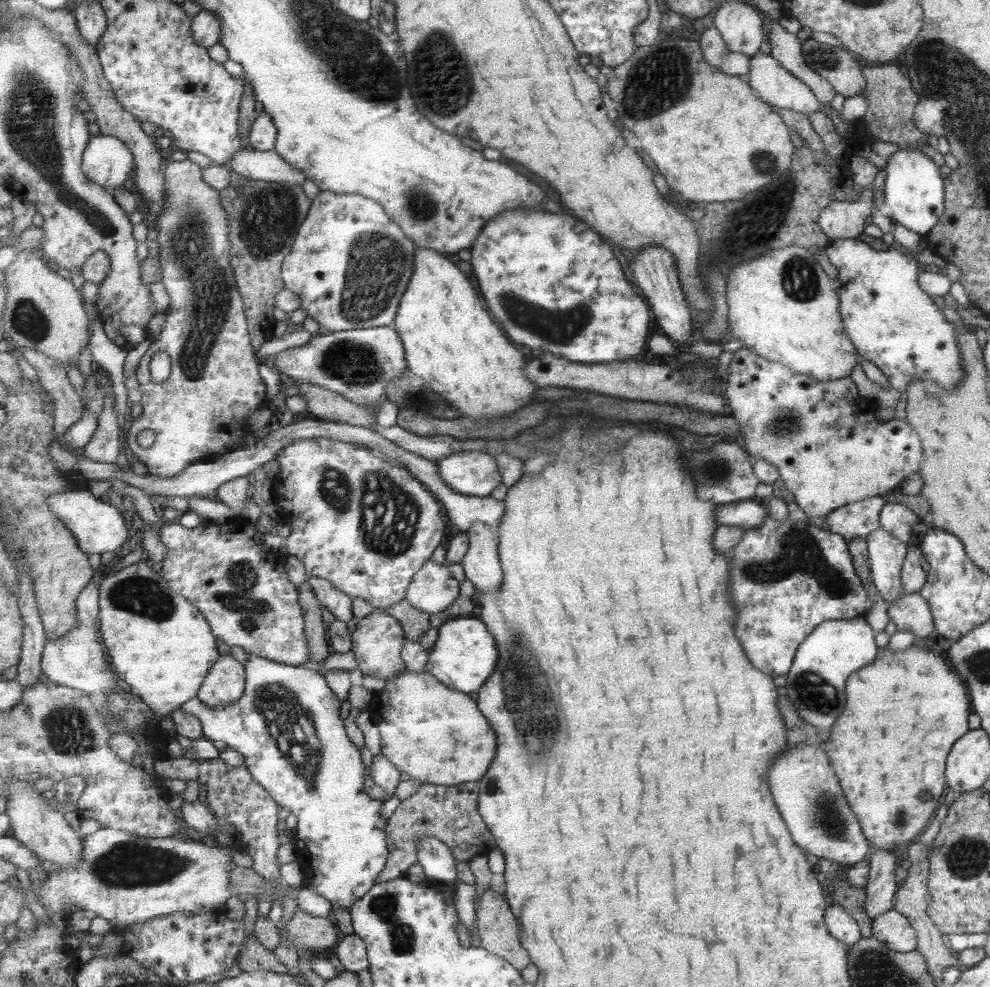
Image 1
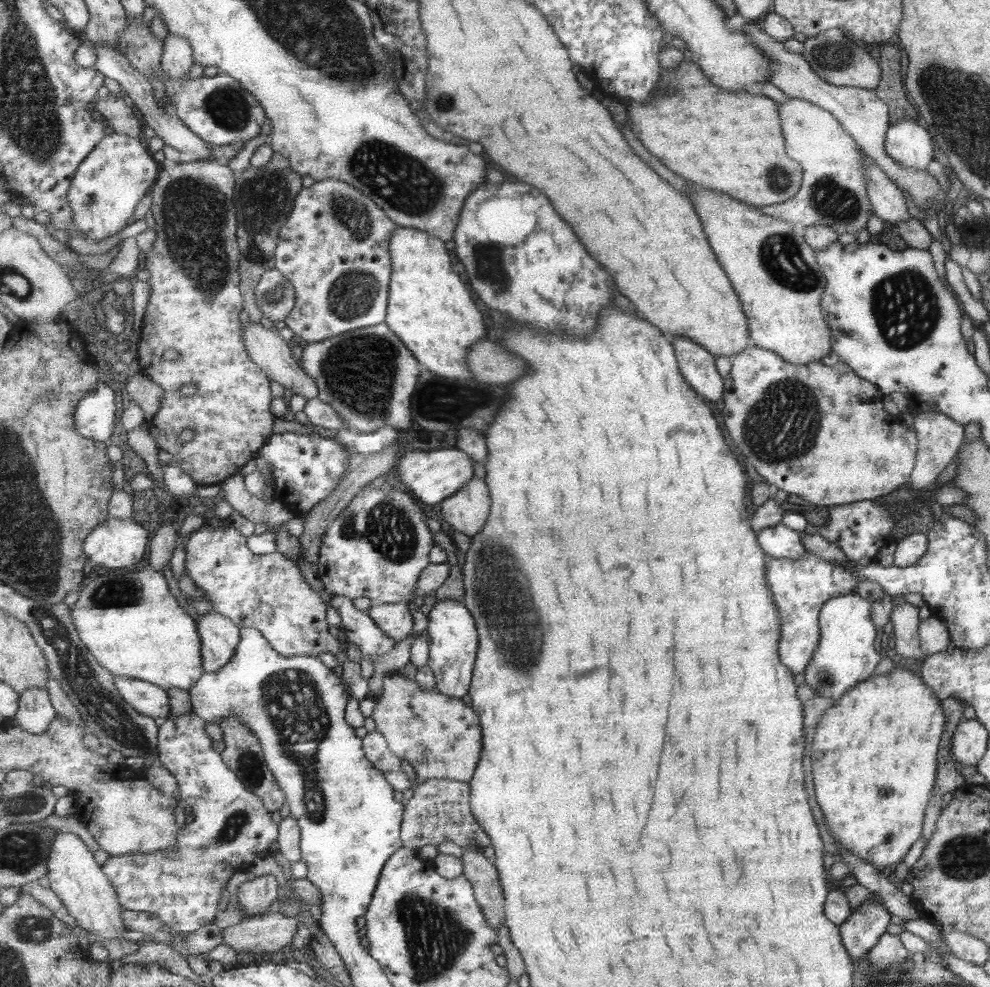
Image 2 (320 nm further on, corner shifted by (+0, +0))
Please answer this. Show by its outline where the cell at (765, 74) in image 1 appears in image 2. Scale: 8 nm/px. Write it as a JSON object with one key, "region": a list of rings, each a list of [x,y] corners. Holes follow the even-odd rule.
{"region":[[[788,97],[787,102],[781,102],[778,106],[784,150],[789,158],[804,167],[804,180],[800,182],[795,196],[788,201],[761,206],[757,210],[760,210],[761,214],[771,215],[771,218],[802,229],[820,225],[832,228],[837,232],[837,236],[857,236],[859,231],[865,229],[872,216],[860,147],[829,111],[801,98]]]}

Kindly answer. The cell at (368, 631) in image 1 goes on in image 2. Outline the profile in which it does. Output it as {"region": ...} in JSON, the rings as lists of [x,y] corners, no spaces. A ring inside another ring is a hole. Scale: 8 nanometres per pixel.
{"region":[[[407,601],[373,604],[368,613],[394,641],[405,640],[413,632],[413,612]]]}

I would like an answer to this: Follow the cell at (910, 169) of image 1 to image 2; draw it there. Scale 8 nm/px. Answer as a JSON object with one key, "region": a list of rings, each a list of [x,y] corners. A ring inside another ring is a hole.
{"region":[[[897,119],[884,134],[885,152],[906,169],[925,171],[931,160],[931,140],[923,126],[913,119]]]}

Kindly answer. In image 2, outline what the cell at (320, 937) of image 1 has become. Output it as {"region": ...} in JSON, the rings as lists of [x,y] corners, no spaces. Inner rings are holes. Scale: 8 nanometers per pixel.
{"region":[[[282,910],[269,911],[253,917],[243,918],[240,923],[224,928],[223,933],[224,944],[236,952],[249,954],[262,952],[266,956],[272,952],[277,952],[277,950],[281,951],[281,948],[289,948],[289,945],[293,942],[293,936],[297,934],[297,920],[285,916]]]}

